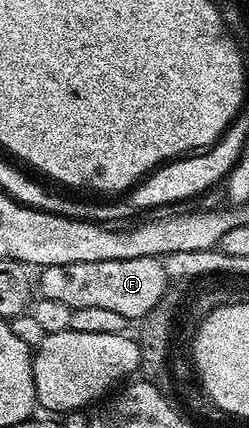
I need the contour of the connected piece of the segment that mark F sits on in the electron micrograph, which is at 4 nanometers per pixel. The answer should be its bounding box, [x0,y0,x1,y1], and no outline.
[35,256,171,320]

